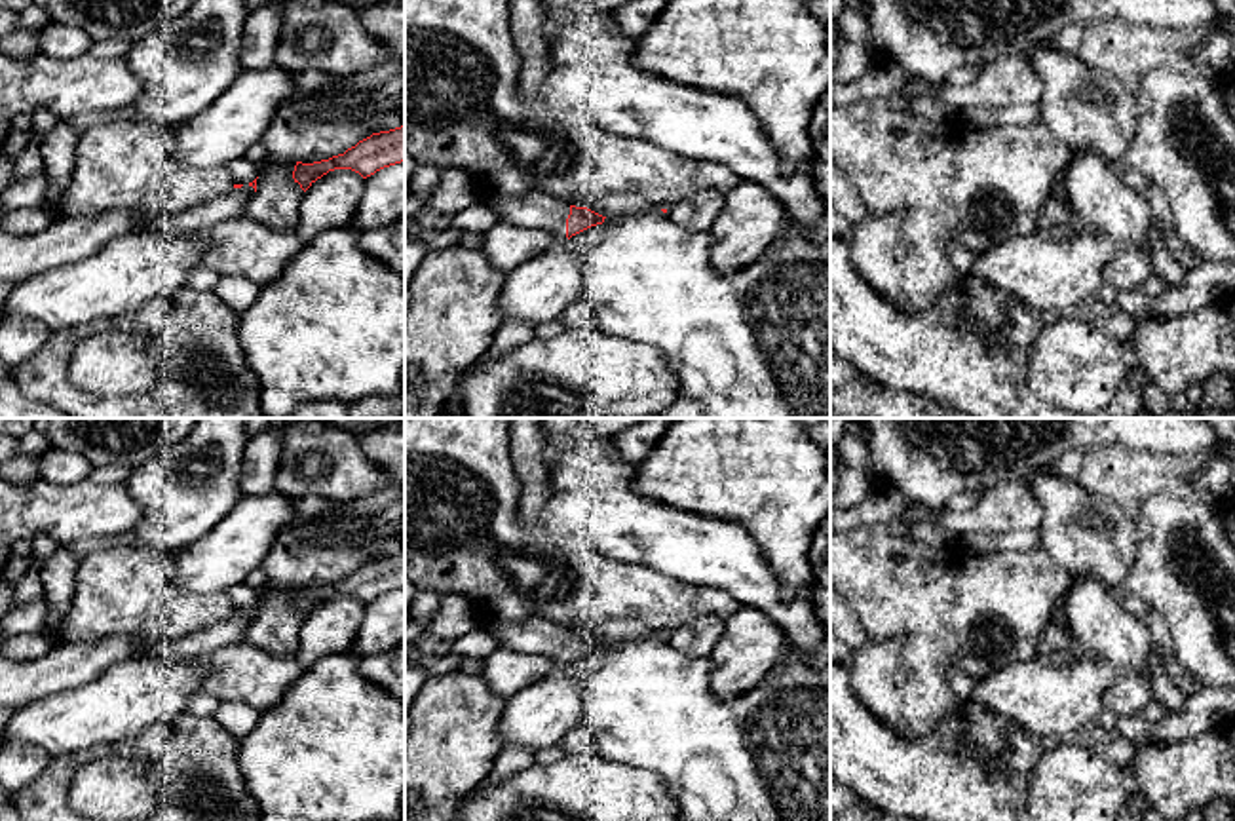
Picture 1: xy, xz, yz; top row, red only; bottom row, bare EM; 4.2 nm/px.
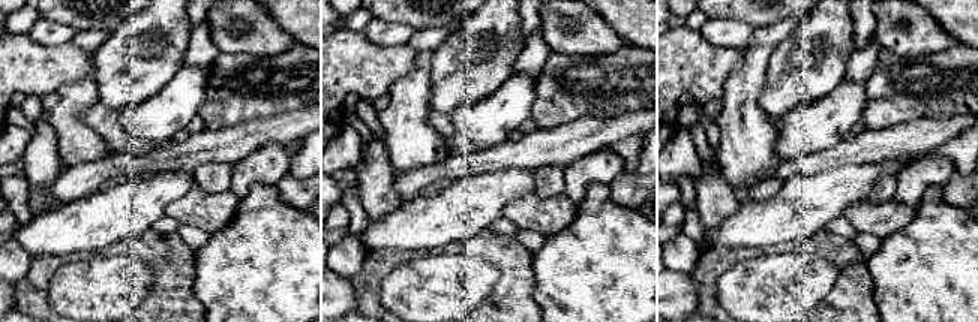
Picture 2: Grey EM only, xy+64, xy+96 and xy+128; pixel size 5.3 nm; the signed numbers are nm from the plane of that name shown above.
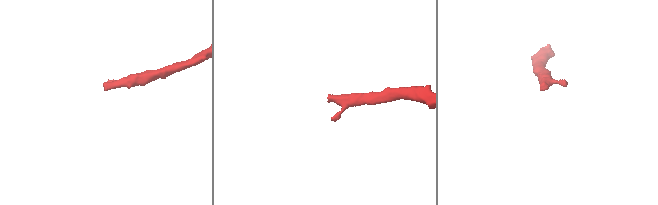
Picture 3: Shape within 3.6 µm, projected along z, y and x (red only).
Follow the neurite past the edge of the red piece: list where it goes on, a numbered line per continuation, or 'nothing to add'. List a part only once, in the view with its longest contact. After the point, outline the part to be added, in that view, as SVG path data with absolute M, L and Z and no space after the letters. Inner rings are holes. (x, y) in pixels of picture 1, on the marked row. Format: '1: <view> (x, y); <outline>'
1: xz (536, 210); M479 190L479 201L492 207L498 219L507 224L543 228L555 239L566 241L566 219L570 205L542 192L532 192L521 198L502 198L498 194Z

